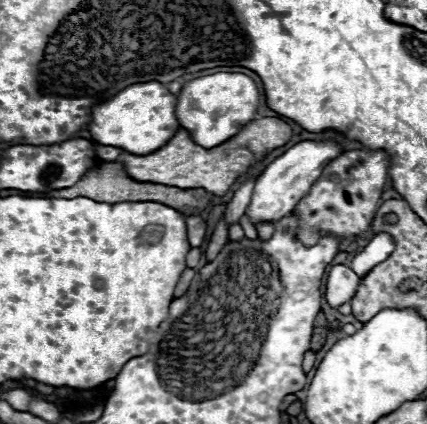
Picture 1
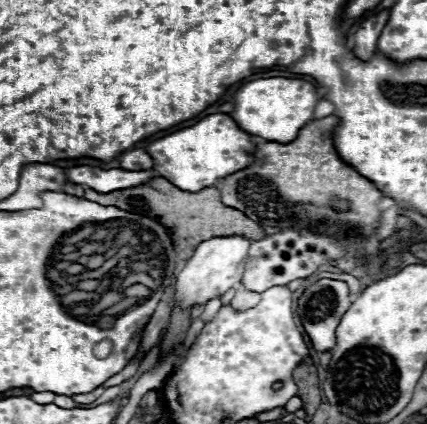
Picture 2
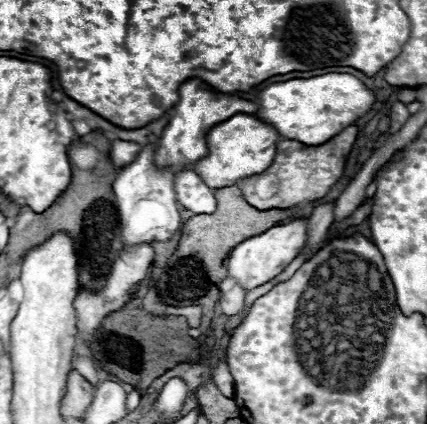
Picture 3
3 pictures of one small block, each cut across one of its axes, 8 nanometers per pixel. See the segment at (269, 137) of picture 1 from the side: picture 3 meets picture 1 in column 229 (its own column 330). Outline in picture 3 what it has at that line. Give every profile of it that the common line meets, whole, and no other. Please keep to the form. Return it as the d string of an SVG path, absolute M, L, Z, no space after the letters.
M348 126L338 136L320 146L306 146L296 140L282 140L276 150L276 158L268 170L252 178L236 182L240 186L246 202L258 210L268 208L290 208L300 202L316 202L324 198L330 188L342 178L350 150L358 138L358 126Z

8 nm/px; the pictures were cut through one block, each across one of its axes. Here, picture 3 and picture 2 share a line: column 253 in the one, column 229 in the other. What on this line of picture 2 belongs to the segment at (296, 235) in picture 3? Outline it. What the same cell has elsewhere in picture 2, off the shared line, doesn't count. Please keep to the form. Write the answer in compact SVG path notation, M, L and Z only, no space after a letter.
M222 236L204 240L194 250L194 256L188 260L184 270L176 276L176 304L180 308L192 308L198 304L206 304L208 300L218 298L230 288L234 288L242 278L248 248L250 240L242 236Z

